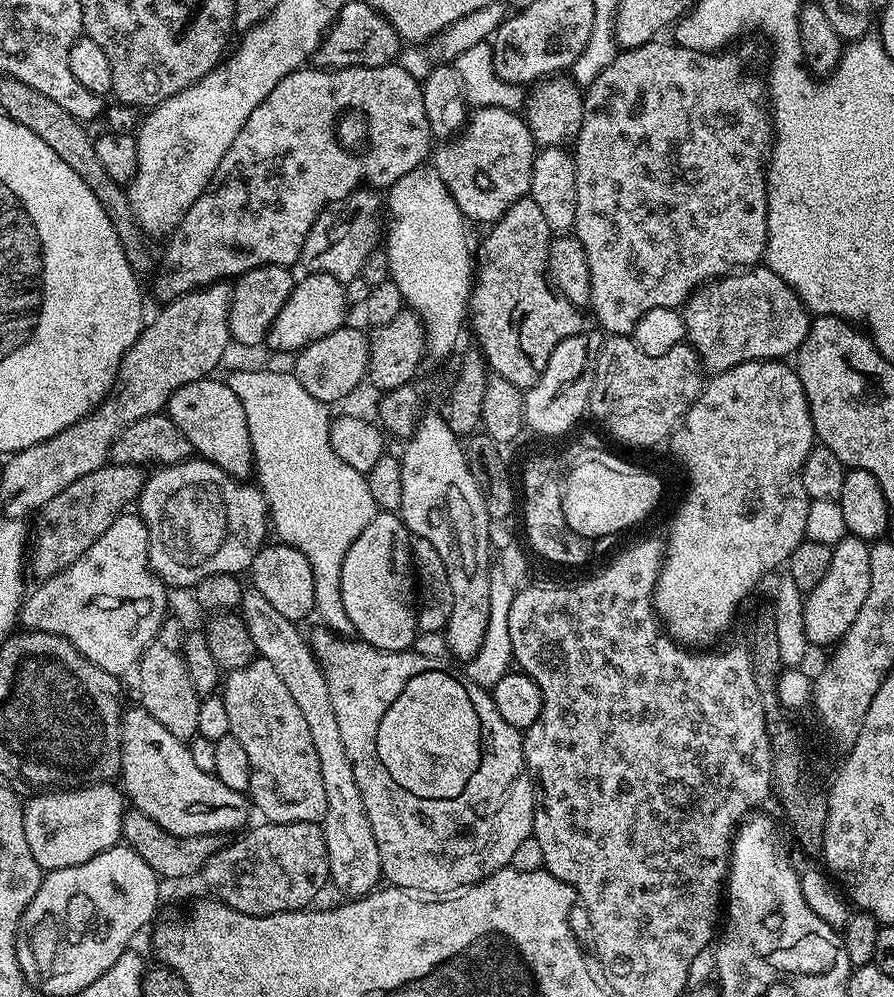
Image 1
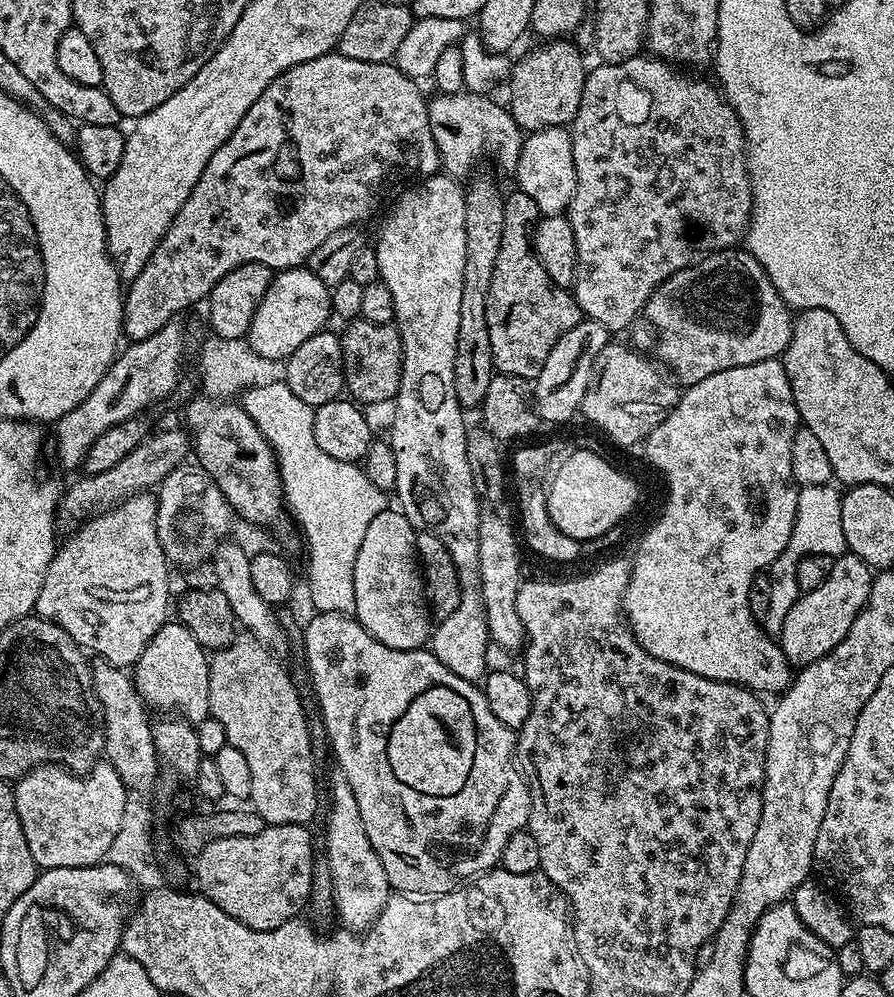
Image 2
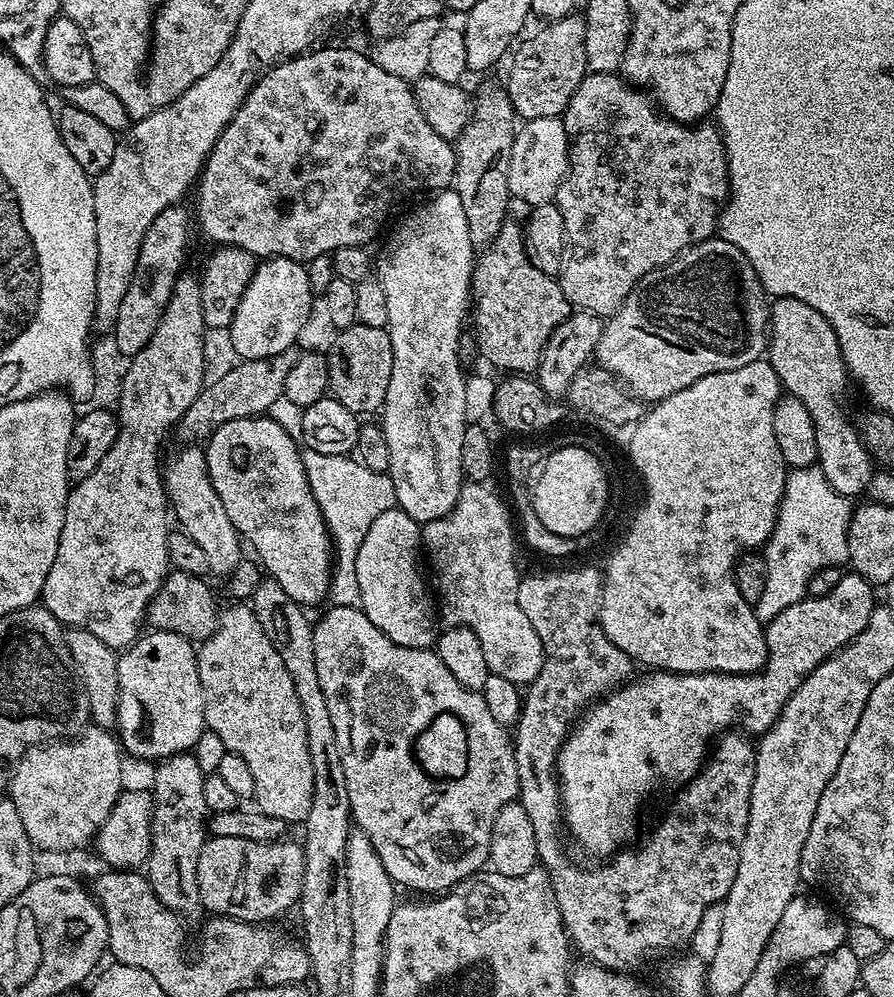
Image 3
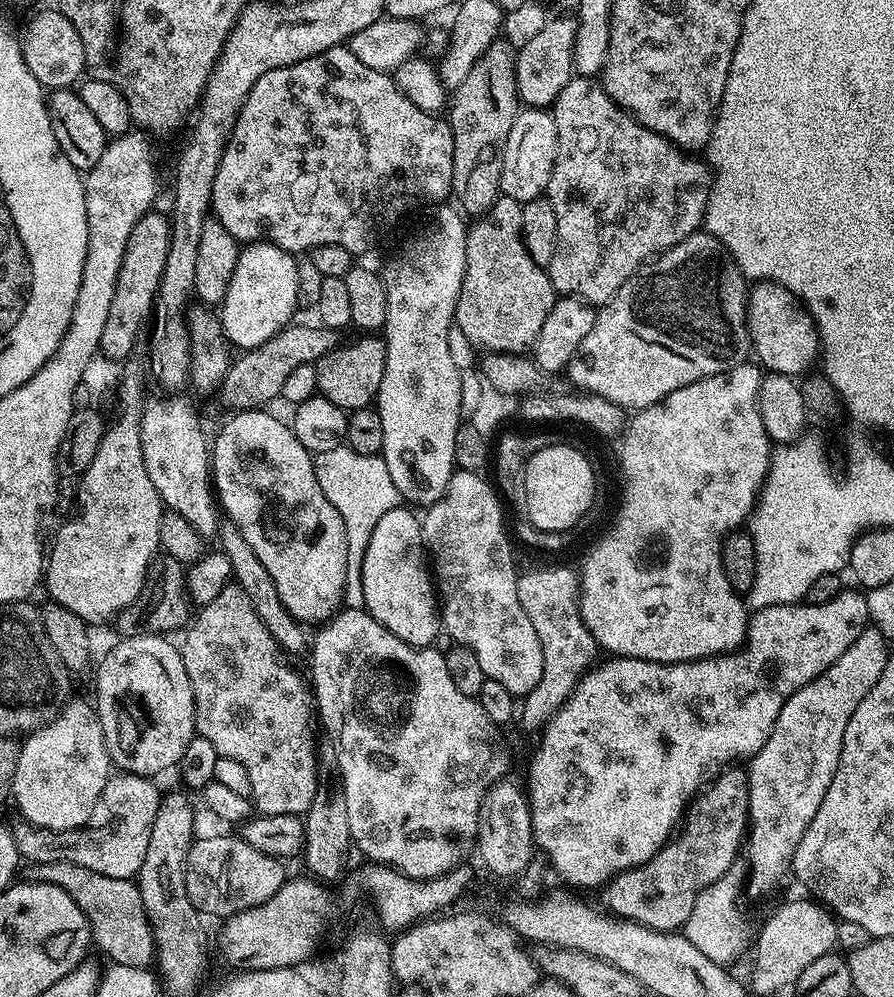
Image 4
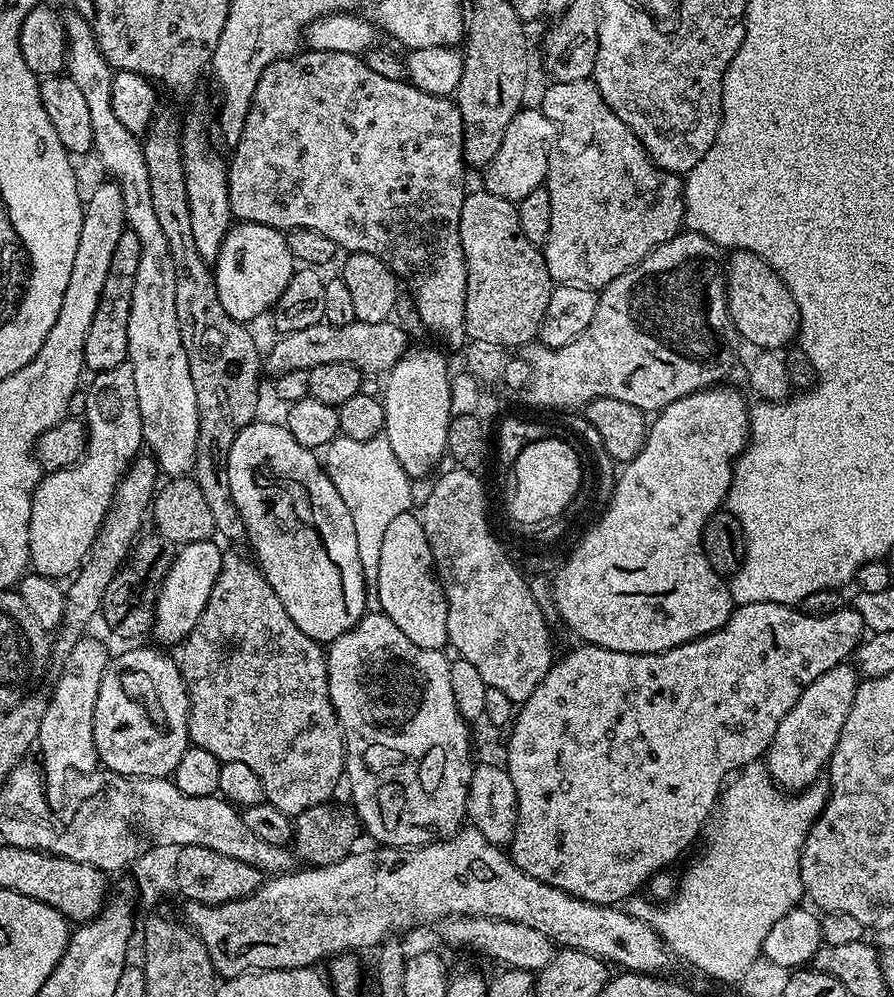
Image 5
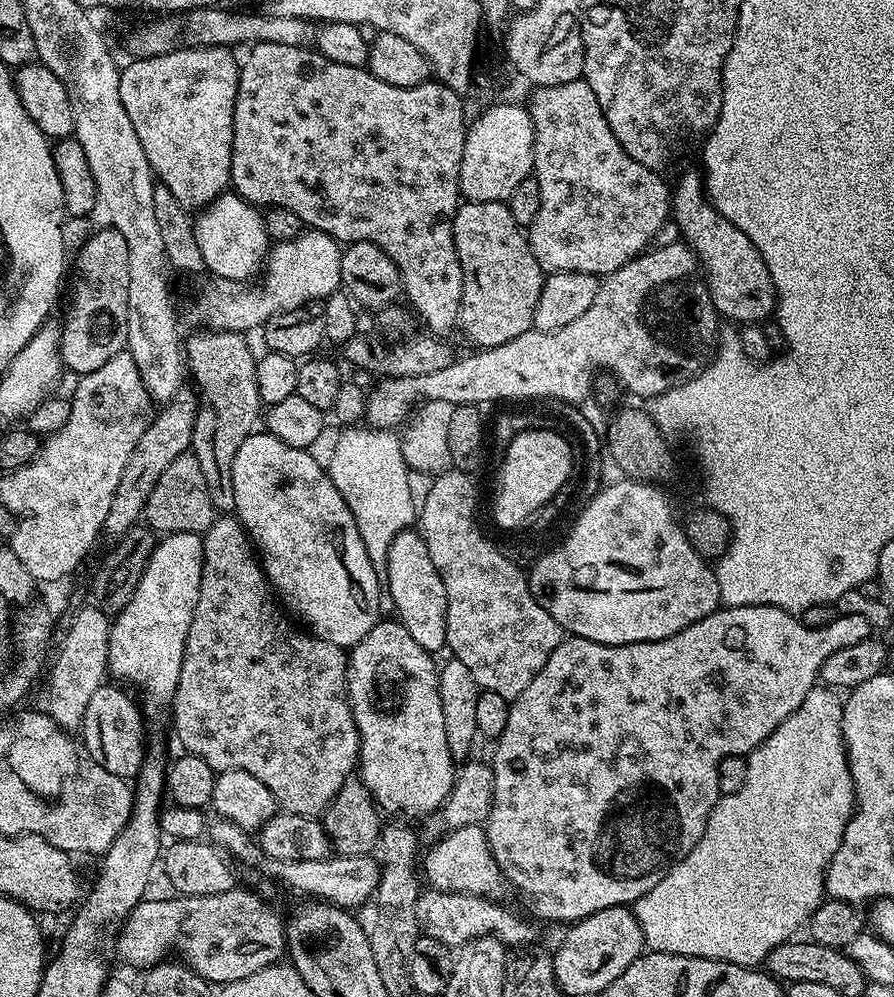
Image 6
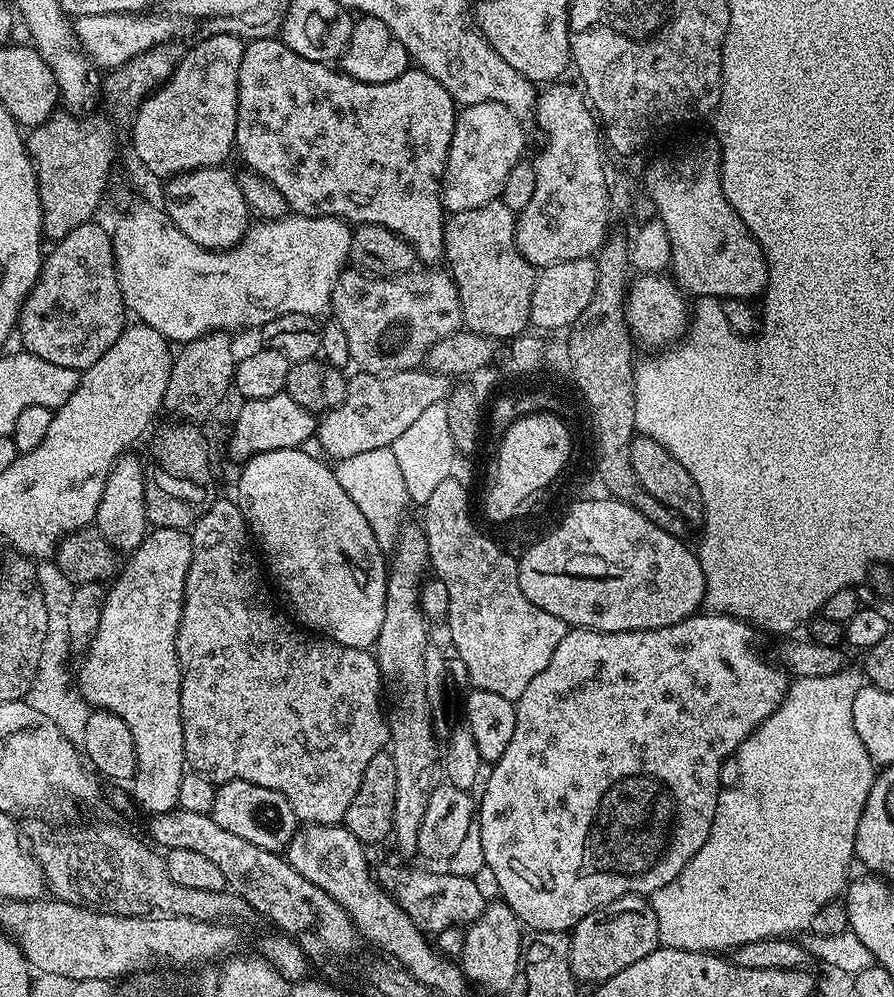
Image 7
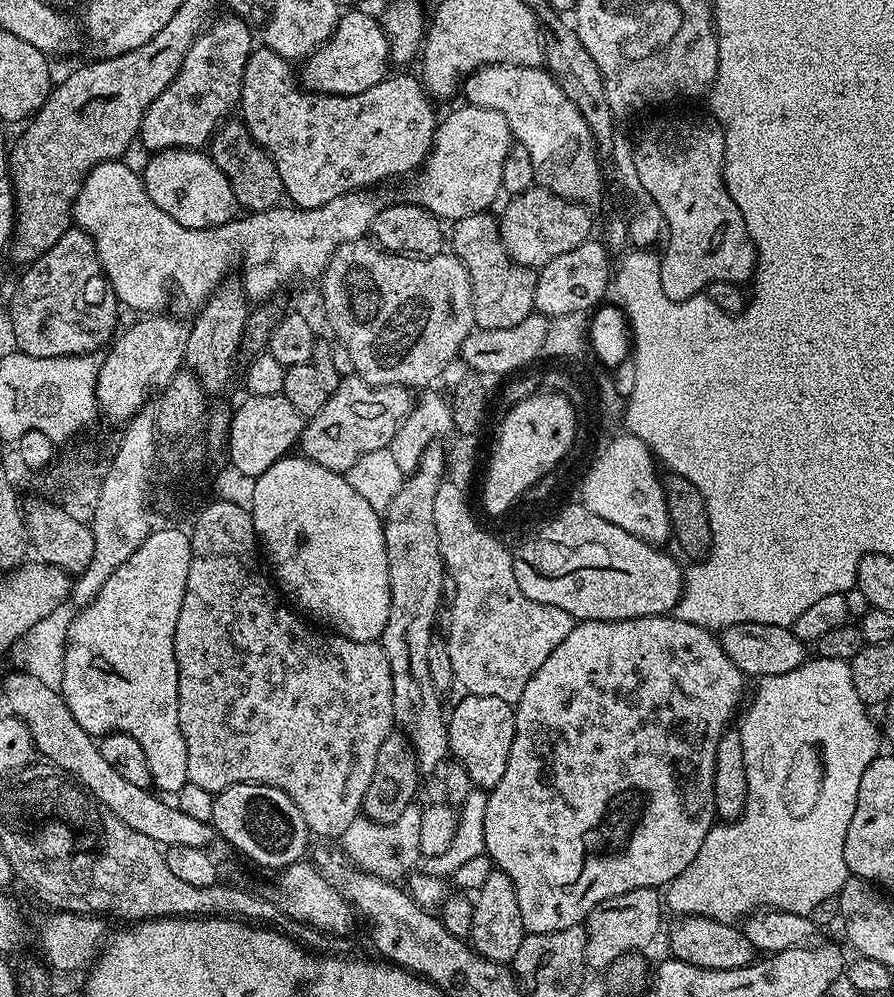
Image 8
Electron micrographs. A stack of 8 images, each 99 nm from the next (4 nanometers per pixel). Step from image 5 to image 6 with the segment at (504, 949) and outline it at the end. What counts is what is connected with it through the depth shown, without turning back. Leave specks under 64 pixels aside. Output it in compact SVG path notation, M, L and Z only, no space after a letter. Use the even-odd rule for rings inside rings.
M424 890L416 903L416 917L423 935L438 938L438 942L449 946L463 946L483 936L494 936L512 950L519 944L535 945L532 944L536 940L535 930L518 913L511 912L504 906L503 903L488 900L484 896Z

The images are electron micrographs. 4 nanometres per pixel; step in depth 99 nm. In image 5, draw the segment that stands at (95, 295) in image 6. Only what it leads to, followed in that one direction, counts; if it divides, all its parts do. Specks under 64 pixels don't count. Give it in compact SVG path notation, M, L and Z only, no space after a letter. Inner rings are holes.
M126 230L114 246L114 256L110 258L110 268L102 286L98 308L94 310L94 320L86 334L84 343L84 366L88 370L105 372L125 363L128 358L128 319L130 318L130 298L134 290L134 274L138 274L138 254L140 243L138 234Z

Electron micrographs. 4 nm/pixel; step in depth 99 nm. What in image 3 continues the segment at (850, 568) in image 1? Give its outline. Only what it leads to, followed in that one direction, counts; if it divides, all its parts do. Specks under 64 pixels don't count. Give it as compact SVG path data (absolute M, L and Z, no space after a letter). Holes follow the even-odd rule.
M849 571L844 574L841 581L828 594L822 597L812 597L805 595L798 602L794 602L790 606L786 606L782 610L782 614L771 617L767 621L764 637L766 638L766 646L768 647L768 660L764 663L764 667L759 672L751 672L750 674L726 674L725 672L703 672L702 674L690 674L682 676L679 672L662 672L659 670L648 670L643 674L637 675L635 678L629 679L618 688L612 689L607 696L595 701L579 717L578 723L569 731L564 738L564 743L560 745L560 751L556 753L556 778L560 785L560 807L562 809L562 824L570 835L576 839L576 844L588 856L600 856L596 858L611 858L616 855L617 851L625 846L631 845L637 839L636 836L636 811L644 804L644 799L651 794L656 788L656 780L660 784L676 784L675 786L683 786L692 780L697 772L700 771L705 763L706 757L710 752L710 741L719 737L721 734L727 733L729 730L739 730L744 734L763 734L769 732L774 726L774 722L780 717L780 711L786 706L786 702L794 694L794 690L798 690L798 686L802 686L802 682L812 673L816 667L822 662L826 662L834 653L840 651L849 644L855 636L862 634L862 630L866 630L866 622L870 622L870 614L872 609L877 607L878 600L874 593L873 585L867 583L859 576L858 573Z

